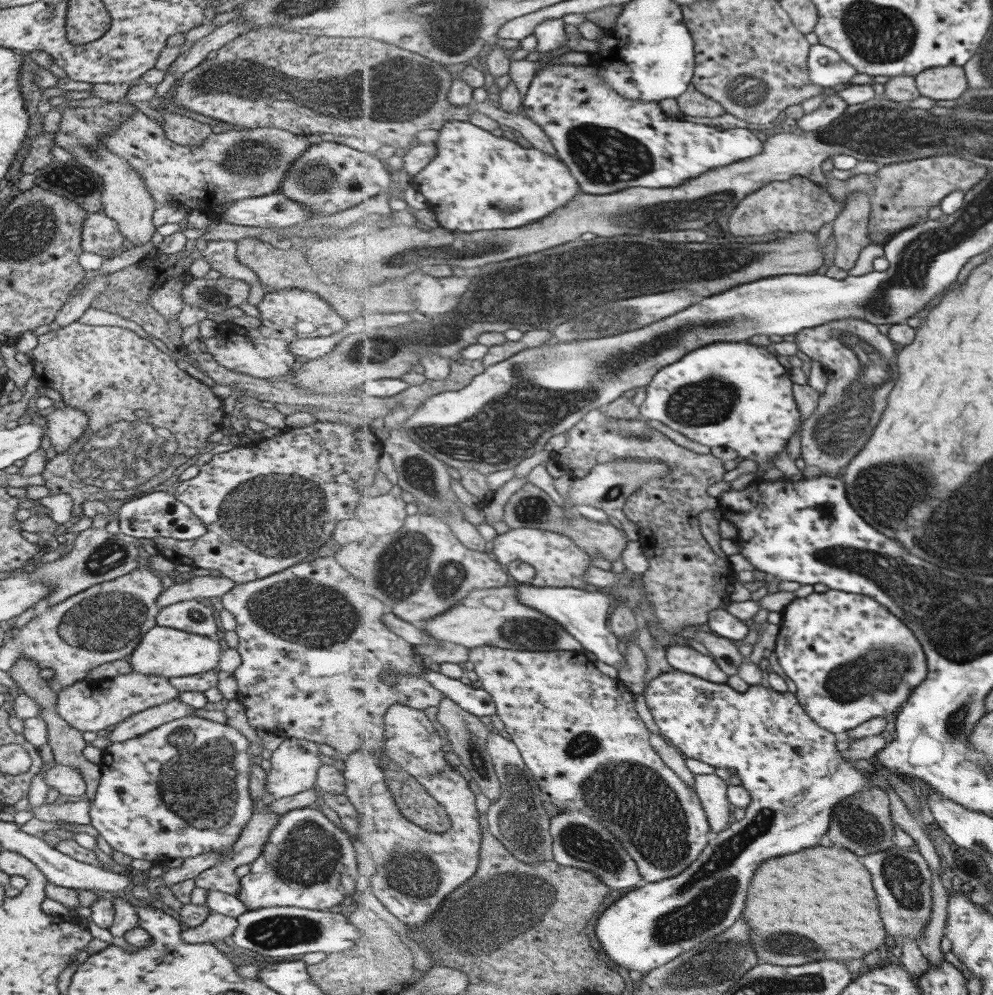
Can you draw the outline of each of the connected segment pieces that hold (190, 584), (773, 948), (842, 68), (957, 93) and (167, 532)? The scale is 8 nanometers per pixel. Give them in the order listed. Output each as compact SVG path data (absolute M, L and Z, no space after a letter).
M190 576L185 583L177 583L163 589L163 593L156 600L156 606L159 610L186 602L186 600L211 599L218 600L223 597L235 585L233 580L221 576Z
M808 848L806 852L774 858L762 864L750 886L746 918L754 930L754 940L758 940L762 960L770 960L770 964L812 964L814 960L864 958L882 944L891 942L880 914L872 872L864 866L862 856L848 848Z
M819 42L809 58L811 79L824 88L834 88L850 82L861 72L832 47Z
M965 67L929 68L917 76L923 96L937 100L957 100L971 88Z
M165 491L148 492L147 495L124 503L118 510L120 532L136 538L154 539L170 537L178 540L192 540L202 536L205 524L183 502Z

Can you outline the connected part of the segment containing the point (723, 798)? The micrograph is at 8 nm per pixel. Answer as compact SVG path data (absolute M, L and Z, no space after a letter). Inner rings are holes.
M696 774L695 791L708 811L710 826L716 835L731 827L734 805L729 799L728 782L718 774Z

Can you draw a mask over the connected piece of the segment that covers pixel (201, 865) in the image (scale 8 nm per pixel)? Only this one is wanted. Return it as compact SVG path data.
M216 851L185 858L180 867L166 871L160 879L160 886L173 886L179 882L196 878L201 872L208 870L219 862L221 854Z

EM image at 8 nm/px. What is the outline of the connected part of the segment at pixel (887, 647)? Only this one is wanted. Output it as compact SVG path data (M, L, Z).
M830 589L825 593L814 592L811 595L803 598L797 598L795 602L792 602L787 606L784 613L784 623L781 625L781 631L777 638L777 647L775 649L778 654L778 662L784 669L784 672L792 681L797 685L798 698L802 701L802 704L807 708L810 716L813 716L818 724L821 724L824 728L830 729L830 732L843 737L848 730L854 730L858 726L862 726L864 722L870 722L872 718L878 718L881 716L892 716L896 714L900 708L903 708L907 702L911 699L913 692L917 690L923 682L928 679L930 675L930 668L928 664L929 654L926 652L920 638L914 634L913 628L902 618L898 618L896 614L890 611L888 606L881 604L878 600L875 600L873 596L857 595L853 592L844 592L843 590Z

